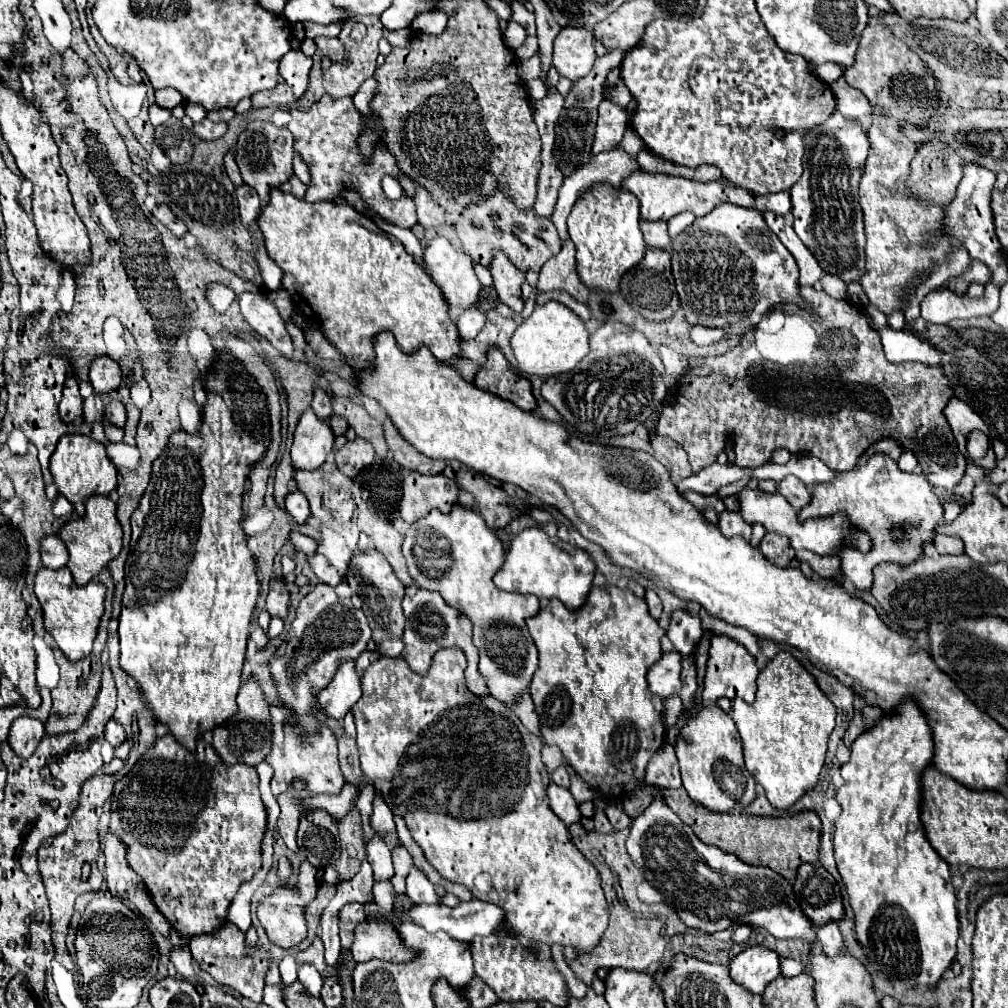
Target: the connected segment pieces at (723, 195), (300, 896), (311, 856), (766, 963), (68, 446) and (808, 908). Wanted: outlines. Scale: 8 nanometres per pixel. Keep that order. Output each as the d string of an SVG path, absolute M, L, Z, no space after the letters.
M640 169L636 173L630 173L622 181L622 189L638 197L640 219L644 219L644 221L668 221L670 217L674 217L682 211L690 211L696 217L704 217L706 213L710 213L720 203L734 203L740 207L752 207L752 201L754 201L752 193L748 193L742 187L732 185L728 179L698 183L698 181L690 181L684 177L672 177L672 175L662 175L662 173L652 175L652 173L640 171Z
M304 861L298 869L298 877L300 877L300 885L298 885L298 893L292 893L292 891L276 891L272 897L264 899L260 905L258 905L258 919L262 923L262 927L266 929L268 937L272 943L280 945L280 947L294 947L298 945L302 939L306 939L306 919L304 919L304 907L314 899L316 895L316 887L318 887L318 881L316 881L316 869Z
M314 809L300 819L298 847L314 867L326 867L338 861L338 827L330 813L324 809Z
M762 945L748 947L730 961L730 977L752 993L764 993L764 989L780 977L780 957Z
M64 435L50 457L50 473L58 491L74 505L78 515L84 515L84 501L90 495L110 495L118 485L118 471L110 461L106 447L88 435Z
M800 865L794 893L800 897L800 907L816 927L844 919L840 887L822 865Z

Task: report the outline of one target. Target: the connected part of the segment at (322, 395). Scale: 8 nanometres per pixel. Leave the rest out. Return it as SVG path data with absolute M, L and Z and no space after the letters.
M318 387L314 389L313 400L311 403L311 408L315 414L323 420L327 420L333 415L333 409L331 405L331 400L325 391Z

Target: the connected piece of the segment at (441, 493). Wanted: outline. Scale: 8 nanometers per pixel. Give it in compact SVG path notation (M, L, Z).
M404 471L402 479L402 499L398 513L406 523L414 523L432 509L450 513L456 503L458 485L444 473L424 475L418 471Z

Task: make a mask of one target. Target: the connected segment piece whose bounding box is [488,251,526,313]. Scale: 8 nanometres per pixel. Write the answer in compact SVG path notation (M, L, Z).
M504 251L494 253L494 259L488 269L492 273L494 289L500 301L506 303L514 313L520 313L524 309L522 301L522 283L526 281L524 273L508 259L508 255L504 255Z

